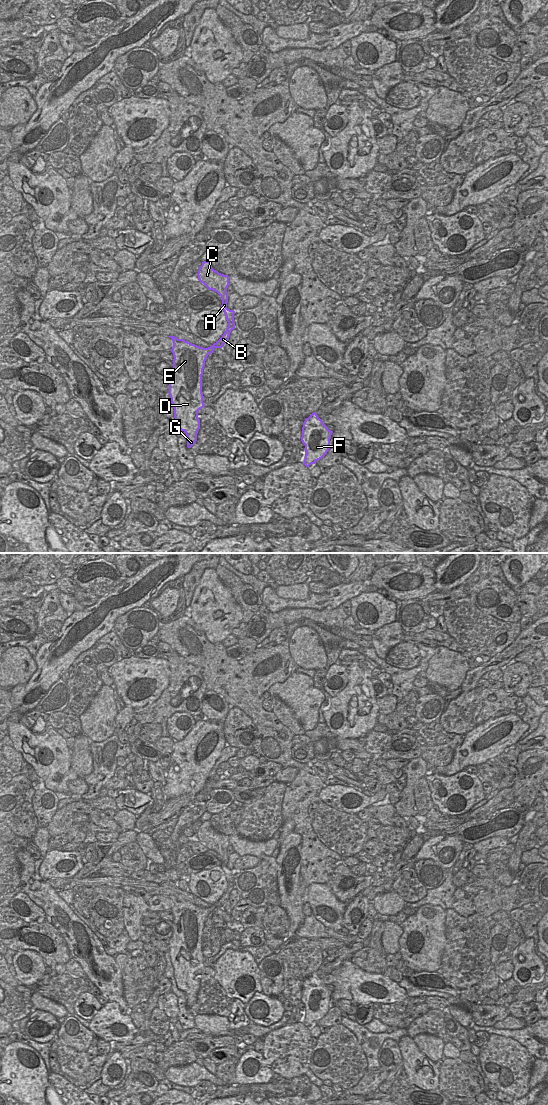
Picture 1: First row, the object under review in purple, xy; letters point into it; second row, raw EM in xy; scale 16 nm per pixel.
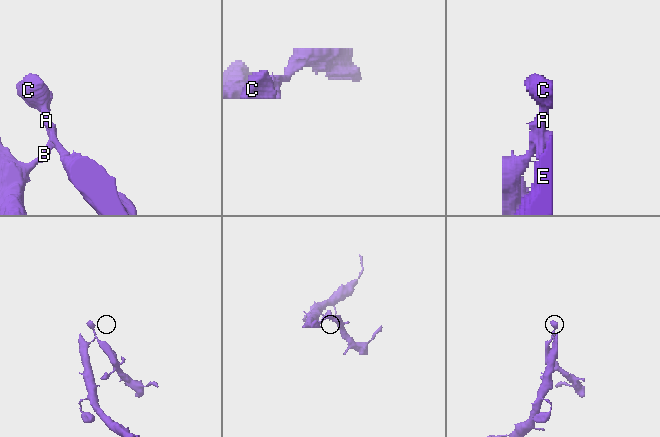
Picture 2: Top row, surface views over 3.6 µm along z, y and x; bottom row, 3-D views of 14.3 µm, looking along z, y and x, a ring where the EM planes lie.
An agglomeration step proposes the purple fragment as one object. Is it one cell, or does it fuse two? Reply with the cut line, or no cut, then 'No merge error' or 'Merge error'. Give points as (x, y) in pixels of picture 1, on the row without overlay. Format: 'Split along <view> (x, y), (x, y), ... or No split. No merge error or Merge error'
Split along xy (233, 876), (233, 880), (228, 884). Merge error

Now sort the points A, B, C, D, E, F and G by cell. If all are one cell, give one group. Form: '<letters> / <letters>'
A C F / B D E G

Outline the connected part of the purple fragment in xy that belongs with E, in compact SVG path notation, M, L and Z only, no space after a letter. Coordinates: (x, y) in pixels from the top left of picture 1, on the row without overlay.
M230 882L222 897L208 908L192 904L175 896L168 896L173 901L173 934L169 941L169 955L174 968L177 988L187 996L187 1007L197 1001L200 989L198 971L205 965L202 953L202 935L205 921L215 908L222 908L229 900L235 883Z

